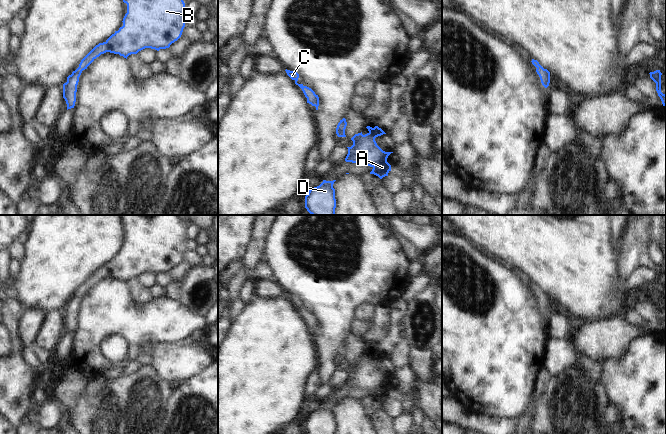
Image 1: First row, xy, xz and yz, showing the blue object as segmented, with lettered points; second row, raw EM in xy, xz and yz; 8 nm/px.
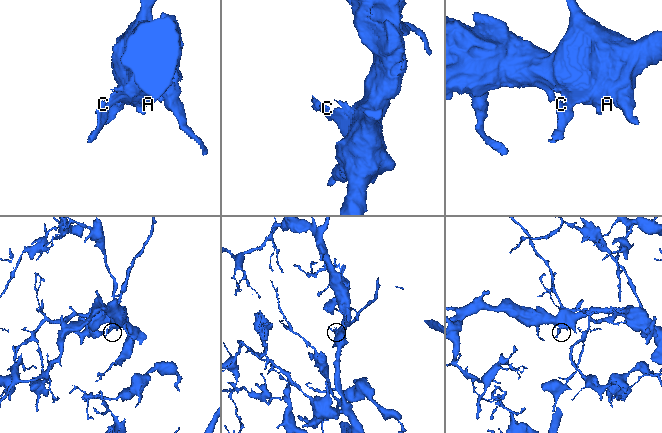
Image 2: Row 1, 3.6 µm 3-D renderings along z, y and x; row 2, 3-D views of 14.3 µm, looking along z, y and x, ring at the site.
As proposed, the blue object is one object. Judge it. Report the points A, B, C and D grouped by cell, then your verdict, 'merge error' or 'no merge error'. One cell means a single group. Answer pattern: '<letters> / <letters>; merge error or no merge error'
A B C D; no merge error

